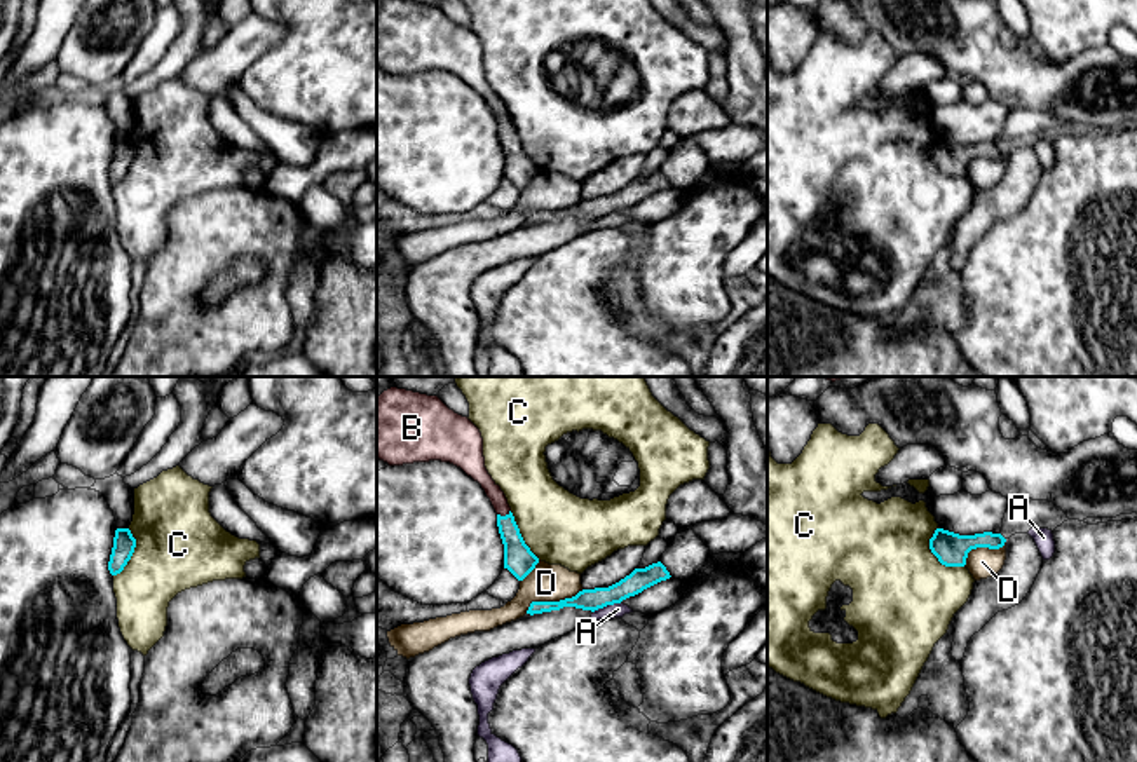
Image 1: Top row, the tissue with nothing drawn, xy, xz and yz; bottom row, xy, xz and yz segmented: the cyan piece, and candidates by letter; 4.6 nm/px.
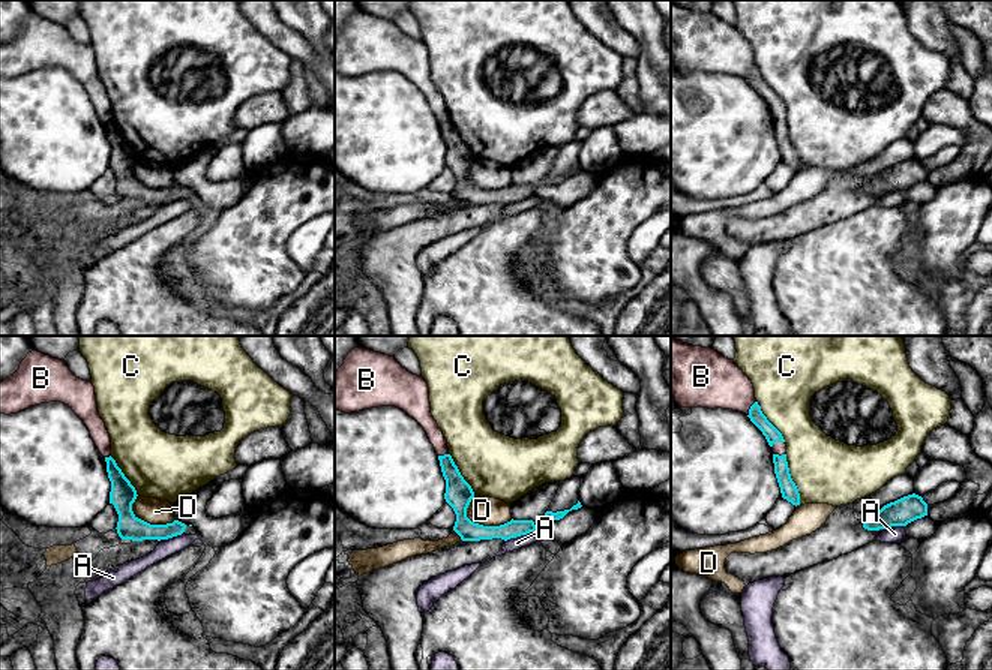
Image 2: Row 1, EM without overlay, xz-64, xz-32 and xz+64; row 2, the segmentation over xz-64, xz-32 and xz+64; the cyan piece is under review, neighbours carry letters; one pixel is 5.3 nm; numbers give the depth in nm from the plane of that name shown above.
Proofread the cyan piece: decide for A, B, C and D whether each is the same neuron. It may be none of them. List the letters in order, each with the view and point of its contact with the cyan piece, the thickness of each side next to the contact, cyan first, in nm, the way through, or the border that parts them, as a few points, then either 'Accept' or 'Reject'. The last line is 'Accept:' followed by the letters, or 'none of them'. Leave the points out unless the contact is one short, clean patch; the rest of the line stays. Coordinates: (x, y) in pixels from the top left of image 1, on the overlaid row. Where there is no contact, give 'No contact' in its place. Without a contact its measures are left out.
A: Touches cyan at xz (605, 605). Thickness 100 nm (cyan) against 60 nm. Boundary: xz (619, 602), (607, 604), (593, 612). Reject
B: Touches cyan at xz (503, 517). Thickness 140 nm (cyan) against 90 nm. Accept
C: Touches cyan at yz (935, 555). Thickness 150 nm (cyan) against 480 nm. Reject
D: Touches cyan at xz (551, 602). Thickness 100 nm (cyan) against 180 nm. Reject
Accept: B

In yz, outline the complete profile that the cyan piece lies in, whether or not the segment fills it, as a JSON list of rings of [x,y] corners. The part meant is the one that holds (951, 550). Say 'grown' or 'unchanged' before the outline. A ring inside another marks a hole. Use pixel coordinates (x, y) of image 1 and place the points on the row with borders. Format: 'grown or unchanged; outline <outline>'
unchanged; outline [[[936,528],[929,539],[929,549],[945,567],[964,567],[968,553],[977,548],[999,549],[1006,539],[1001,534],[984,532],[975,535],[959,535]]]

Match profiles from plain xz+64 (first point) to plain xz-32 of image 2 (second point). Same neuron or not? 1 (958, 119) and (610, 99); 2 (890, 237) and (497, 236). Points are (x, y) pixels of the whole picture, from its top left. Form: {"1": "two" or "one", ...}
{"1": "one", "2": "one"}

